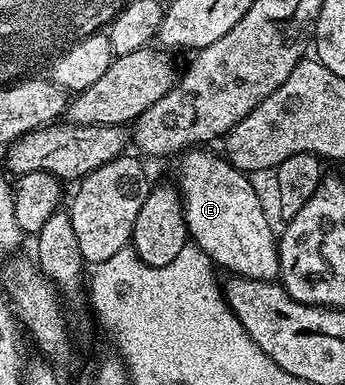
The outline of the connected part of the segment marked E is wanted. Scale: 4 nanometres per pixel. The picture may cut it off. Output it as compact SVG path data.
M188 149L179 156L180 168L176 171L175 182L178 184L178 190L180 192L180 201L184 205L184 224L188 227L188 233L191 242L195 246L201 247L205 253L211 257L213 264L217 268L232 271L233 276L239 277L241 279L266 279L269 281L275 280L280 274L280 248L278 246L278 235L274 230L272 232L272 223L270 220L264 216L264 203L260 200L260 195L256 192L256 187L251 183L249 176L243 171L239 171L235 165L229 163L227 158L223 154L211 155L208 149Z

